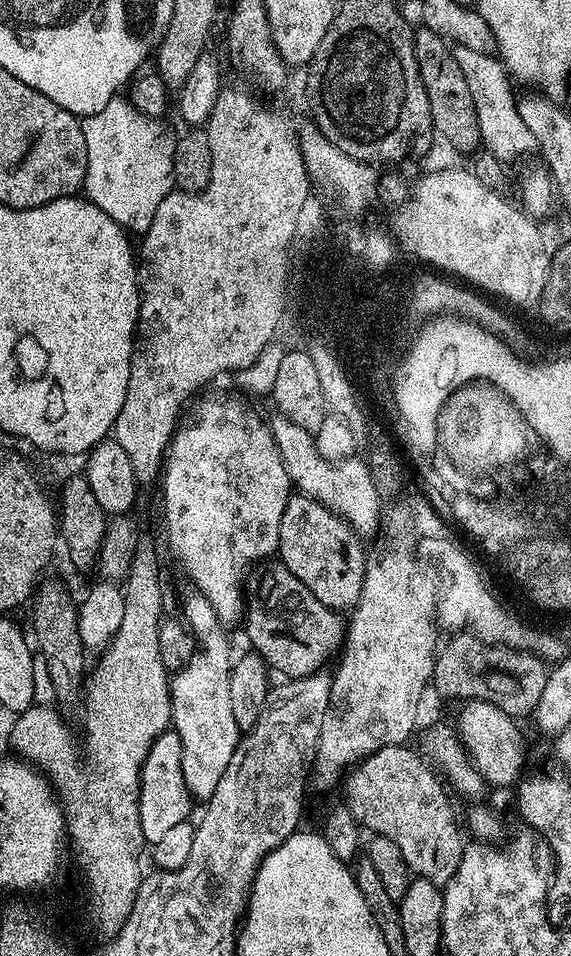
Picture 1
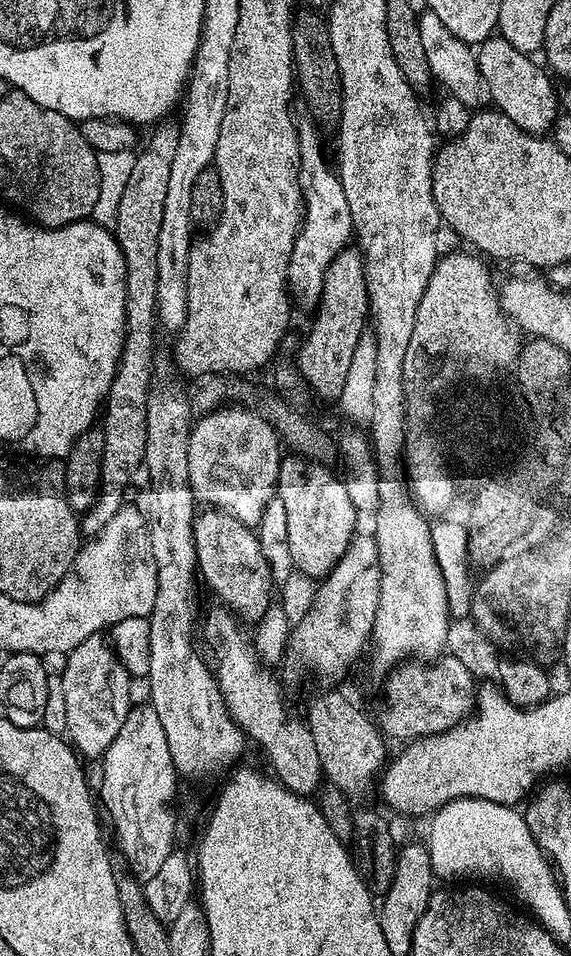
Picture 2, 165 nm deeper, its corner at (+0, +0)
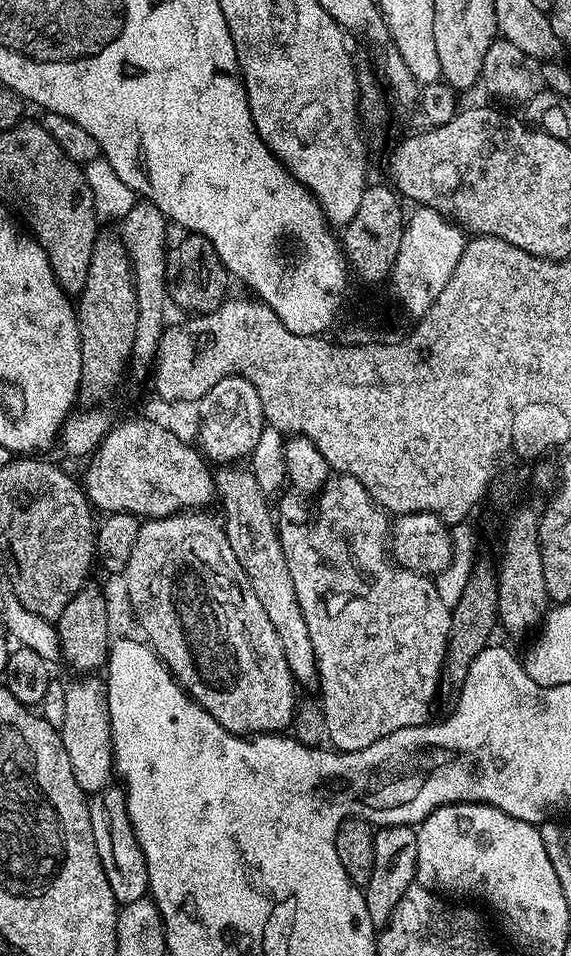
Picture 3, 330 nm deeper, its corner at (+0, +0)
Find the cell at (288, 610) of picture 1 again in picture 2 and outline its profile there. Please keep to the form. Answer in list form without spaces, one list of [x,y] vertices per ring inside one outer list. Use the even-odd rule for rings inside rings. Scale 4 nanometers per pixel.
[[[205,507],[195,513],[193,534],[199,579],[204,579],[209,590],[220,599],[217,601],[241,621],[260,620],[266,612],[274,587],[270,566],[259,548],[257,533],[219,508]]]

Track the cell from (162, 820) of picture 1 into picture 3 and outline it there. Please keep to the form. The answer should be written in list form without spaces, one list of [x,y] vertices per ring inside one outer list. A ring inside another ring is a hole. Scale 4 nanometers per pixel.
[[[109,786],[102,795],[93,795],[88,809],[90,826],[94,826],[94,846],[98,846],[98,858],[102,858],[102,870],[106,870],[106,882],[110,882],[110,890],[114,890],[117,905],[145,899],[149,895],[146,858],[128,817],[123,787]]]

